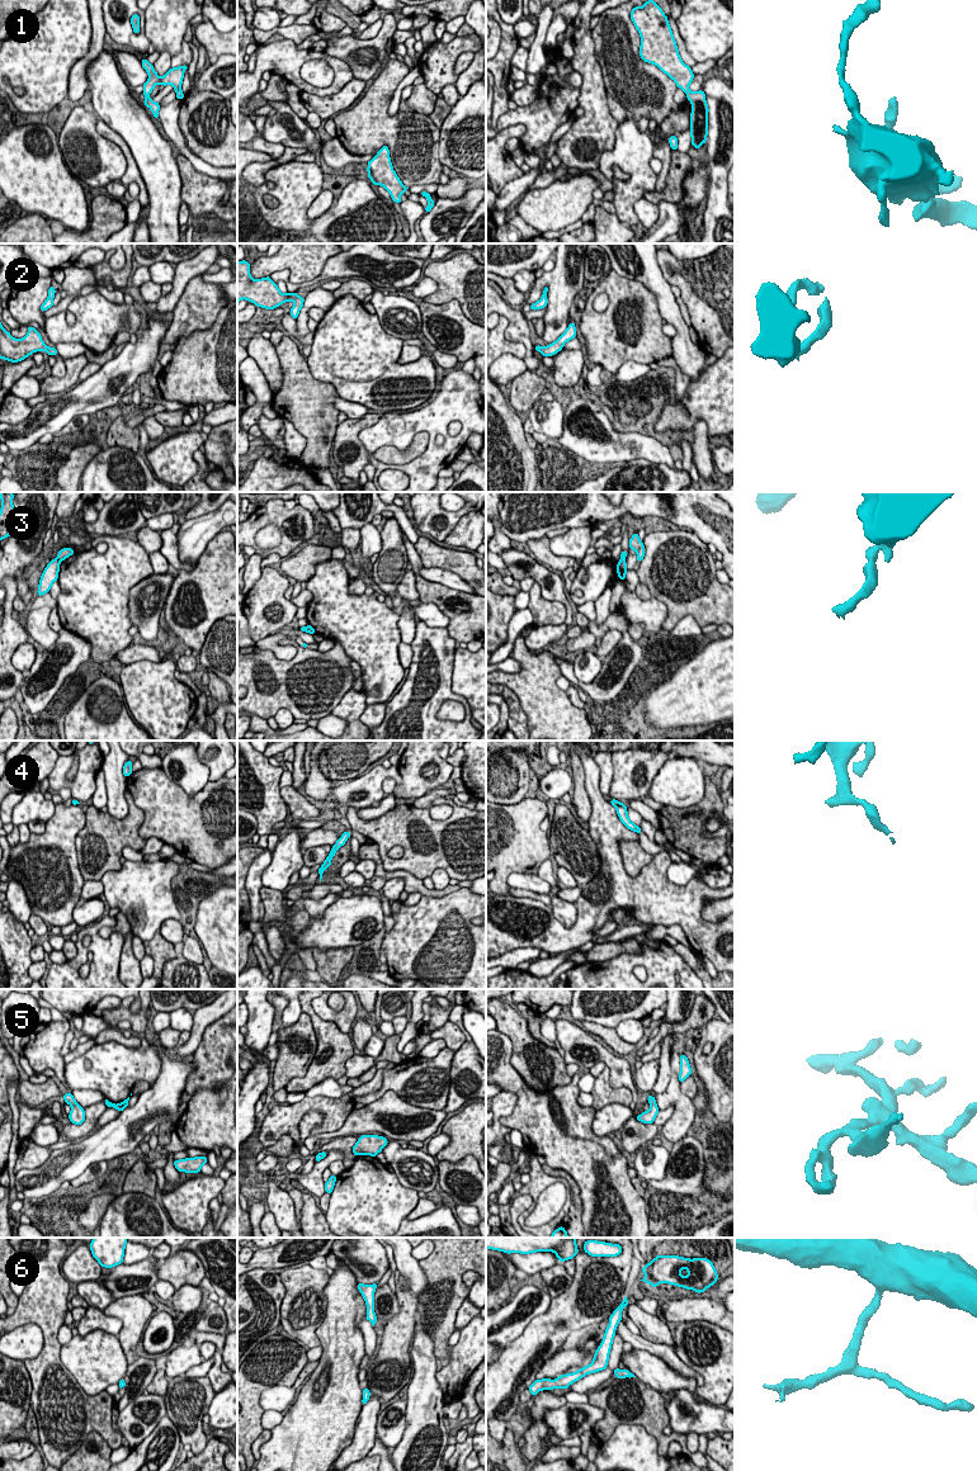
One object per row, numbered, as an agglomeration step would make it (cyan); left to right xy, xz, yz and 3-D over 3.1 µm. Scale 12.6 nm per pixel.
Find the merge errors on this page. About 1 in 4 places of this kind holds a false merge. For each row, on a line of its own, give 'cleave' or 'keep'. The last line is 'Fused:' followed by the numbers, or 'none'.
1: keep
2: keep
3: cleave
4: keep
5: keep
6: keep
Fused: 3

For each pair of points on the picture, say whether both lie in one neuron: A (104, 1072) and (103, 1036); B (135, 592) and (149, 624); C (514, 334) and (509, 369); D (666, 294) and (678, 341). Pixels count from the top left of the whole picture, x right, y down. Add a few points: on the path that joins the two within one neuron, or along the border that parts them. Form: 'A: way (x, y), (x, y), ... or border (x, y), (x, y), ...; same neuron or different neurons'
A: border (95, 1043), (117, 1041), (132, 1048); different neurons
B: way (135, 600), (135, 610), (141, 616); same neuron
C: border (523, 359), (528, 369); different neurons
D: way (668, 306), (680, 325), (680, 330); same neuron

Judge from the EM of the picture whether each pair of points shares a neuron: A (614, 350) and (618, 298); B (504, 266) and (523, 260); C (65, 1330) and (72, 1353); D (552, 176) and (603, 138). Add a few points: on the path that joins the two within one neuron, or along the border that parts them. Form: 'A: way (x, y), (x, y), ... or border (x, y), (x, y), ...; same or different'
A: way (614, 337), (613, 311); same
B: way (509, 261), (518, 260); same
C: border (74, 1335), (62, 1346); different
D: way (565, 165), (590, 140); same

